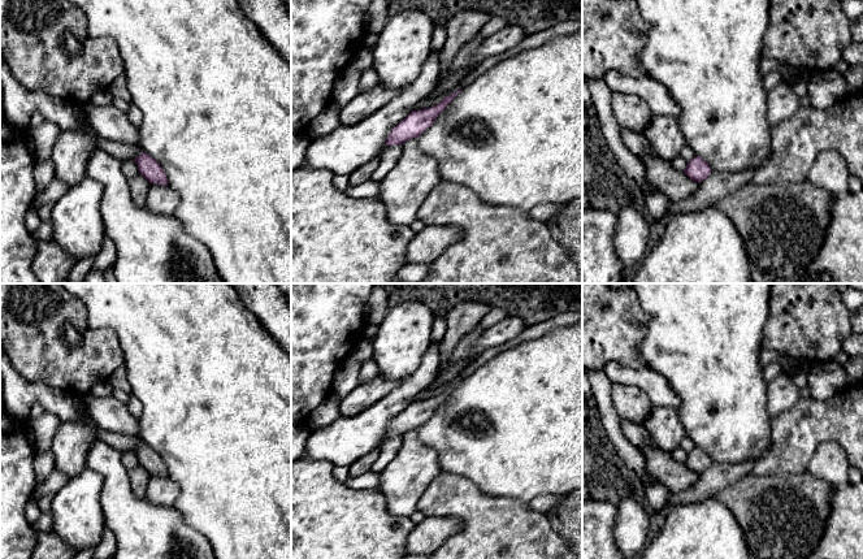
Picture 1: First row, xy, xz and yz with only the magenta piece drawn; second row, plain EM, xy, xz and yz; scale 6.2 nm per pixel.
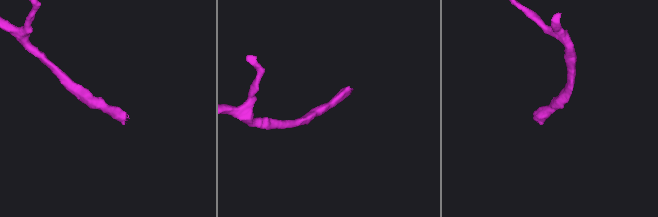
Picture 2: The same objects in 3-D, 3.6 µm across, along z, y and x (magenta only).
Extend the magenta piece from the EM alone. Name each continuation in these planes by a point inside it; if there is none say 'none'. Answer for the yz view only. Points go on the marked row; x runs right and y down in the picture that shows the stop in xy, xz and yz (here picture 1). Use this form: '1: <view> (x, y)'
none

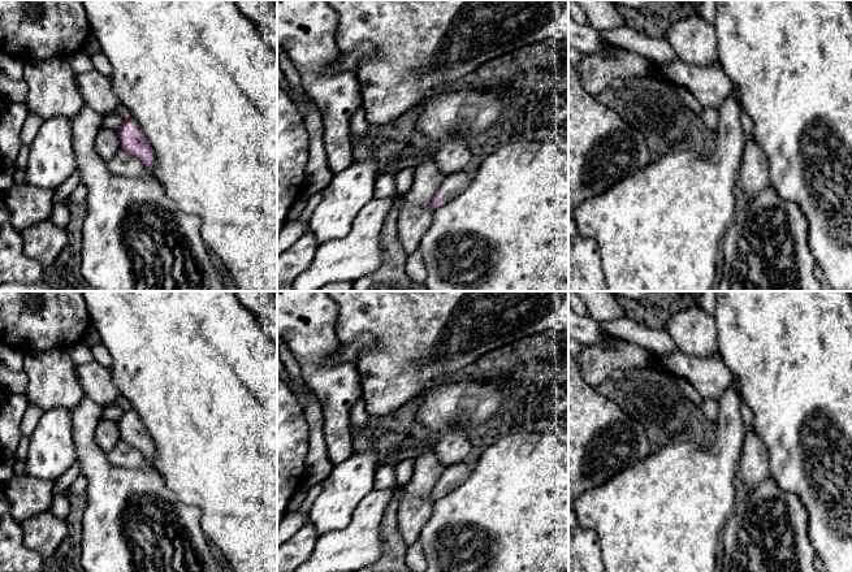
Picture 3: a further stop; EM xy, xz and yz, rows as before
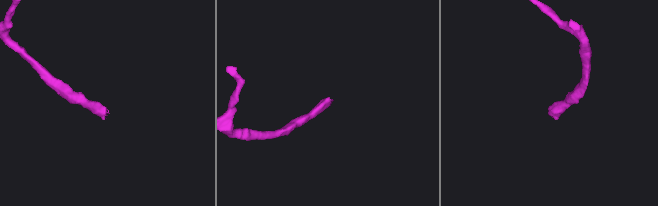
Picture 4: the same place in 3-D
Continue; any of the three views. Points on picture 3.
1: xz (453, 185)

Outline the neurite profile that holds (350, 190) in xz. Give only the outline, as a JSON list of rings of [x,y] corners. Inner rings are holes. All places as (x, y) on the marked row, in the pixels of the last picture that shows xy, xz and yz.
[[[372,157],[355,159],[350,166],[333,174],[320,204],[308,218],[308,231],[319,244],[347,235],[360,209],[375,198],[377,177],[379,164]]]

